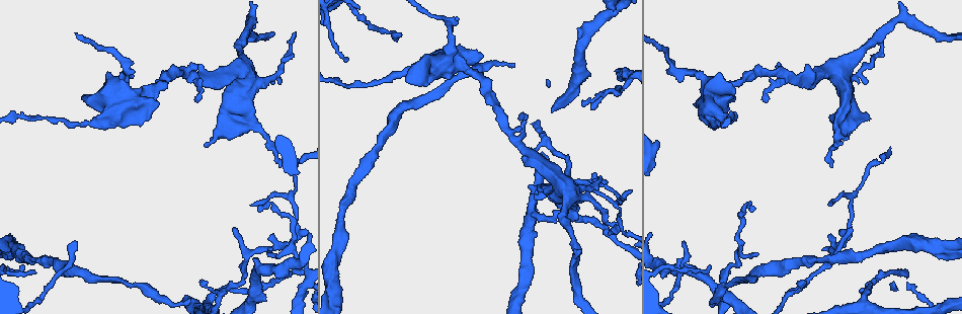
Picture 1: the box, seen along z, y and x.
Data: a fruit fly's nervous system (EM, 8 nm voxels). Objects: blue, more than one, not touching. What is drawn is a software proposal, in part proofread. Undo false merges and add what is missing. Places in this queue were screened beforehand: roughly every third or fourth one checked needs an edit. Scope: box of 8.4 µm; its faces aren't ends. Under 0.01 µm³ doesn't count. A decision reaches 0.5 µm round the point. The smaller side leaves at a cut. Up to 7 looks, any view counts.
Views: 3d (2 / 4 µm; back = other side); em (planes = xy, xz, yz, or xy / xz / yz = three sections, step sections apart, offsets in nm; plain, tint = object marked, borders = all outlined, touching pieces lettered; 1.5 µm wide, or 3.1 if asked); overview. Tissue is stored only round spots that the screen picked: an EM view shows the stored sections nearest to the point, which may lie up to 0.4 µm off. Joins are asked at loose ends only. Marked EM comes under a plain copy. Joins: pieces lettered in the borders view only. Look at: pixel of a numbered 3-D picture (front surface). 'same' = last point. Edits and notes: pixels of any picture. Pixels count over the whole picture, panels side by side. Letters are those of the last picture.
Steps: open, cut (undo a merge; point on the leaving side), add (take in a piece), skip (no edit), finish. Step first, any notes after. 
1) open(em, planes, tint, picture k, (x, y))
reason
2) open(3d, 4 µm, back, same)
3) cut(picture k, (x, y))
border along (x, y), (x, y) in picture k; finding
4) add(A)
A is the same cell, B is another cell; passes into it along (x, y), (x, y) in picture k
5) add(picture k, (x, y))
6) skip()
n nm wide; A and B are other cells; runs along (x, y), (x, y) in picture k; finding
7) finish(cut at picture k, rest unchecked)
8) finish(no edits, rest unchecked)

open(3d, 2 µm, picture 1, (513, 64))
tapers out

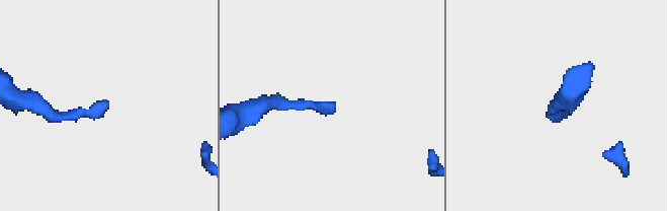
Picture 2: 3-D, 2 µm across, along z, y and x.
open(em, planes, borders, picture 2, (106, 103))
now the EM

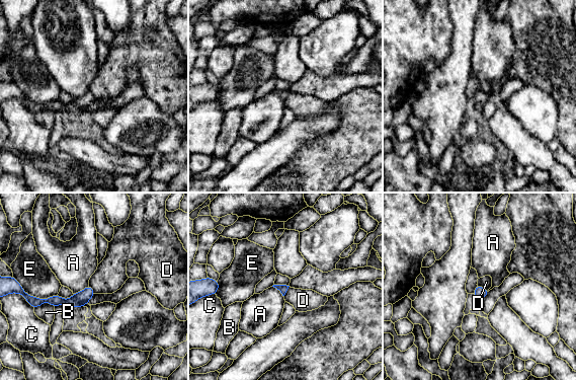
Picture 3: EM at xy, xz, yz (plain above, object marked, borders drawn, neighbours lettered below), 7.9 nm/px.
skip()
E touches over 300 nm; A, B, C, D and E are other cells; border along (477, 284), (488, 291) in picture 3; no lettered piece goes on from it

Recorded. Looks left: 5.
open(3d, 4 µm, back, picture 1, (206, 281))
tapers out

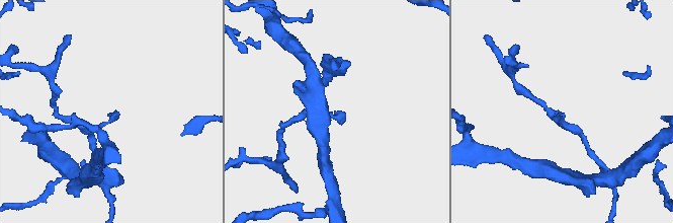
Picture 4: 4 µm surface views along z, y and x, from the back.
open(em, planes, tint, picture 4, (339, 122))

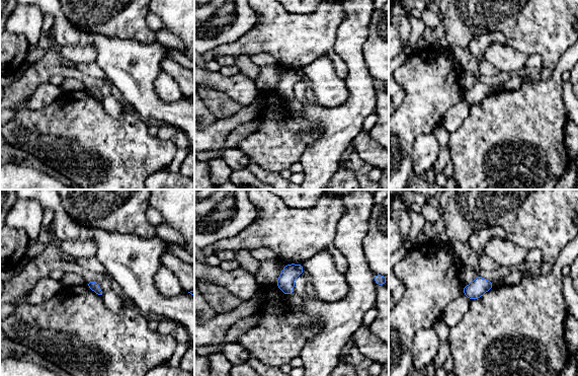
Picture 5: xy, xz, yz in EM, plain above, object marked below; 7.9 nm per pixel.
open(em, planes, borders, same)
see the neighbours

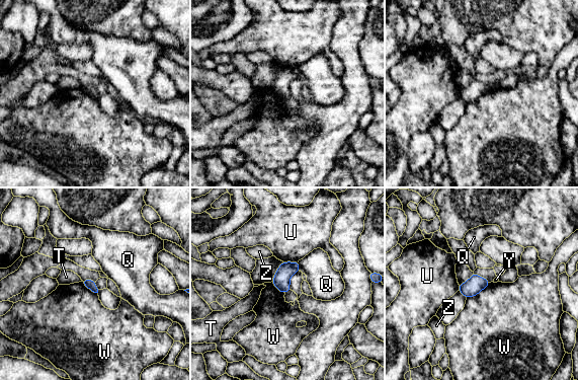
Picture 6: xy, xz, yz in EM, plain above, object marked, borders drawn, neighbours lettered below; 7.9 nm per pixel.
skip()
Q, T, U, W, Y and Z are other cells; border along (491, 282), (476, 295), (467, 298) in picture 6; no lettered piece goes on from it

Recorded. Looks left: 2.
open(em, yz, step 4, borders, picture 1, (709, 266))
thin end

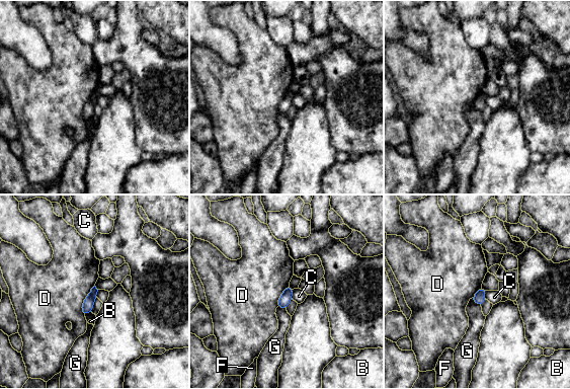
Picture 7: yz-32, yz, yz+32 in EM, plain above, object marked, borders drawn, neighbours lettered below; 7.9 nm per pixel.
open(em, planes, borders, same)
cut it another way

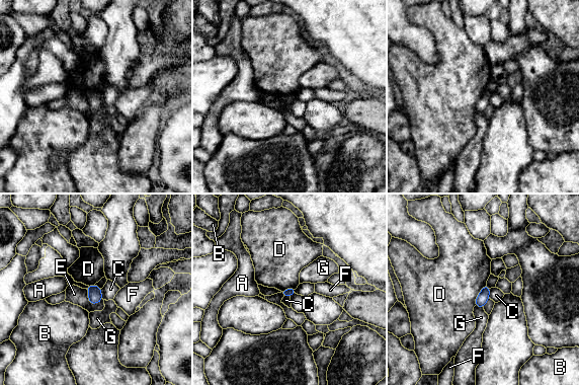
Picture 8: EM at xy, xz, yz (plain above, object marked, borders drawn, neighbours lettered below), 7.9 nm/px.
skip()
A, B, C, D, E, F and G are other cells; border along (486, 283), (478, 294), (474, 305) in picture 8; no lettered piece goes on from it

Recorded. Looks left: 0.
finish(no edits, rest unchecked)

